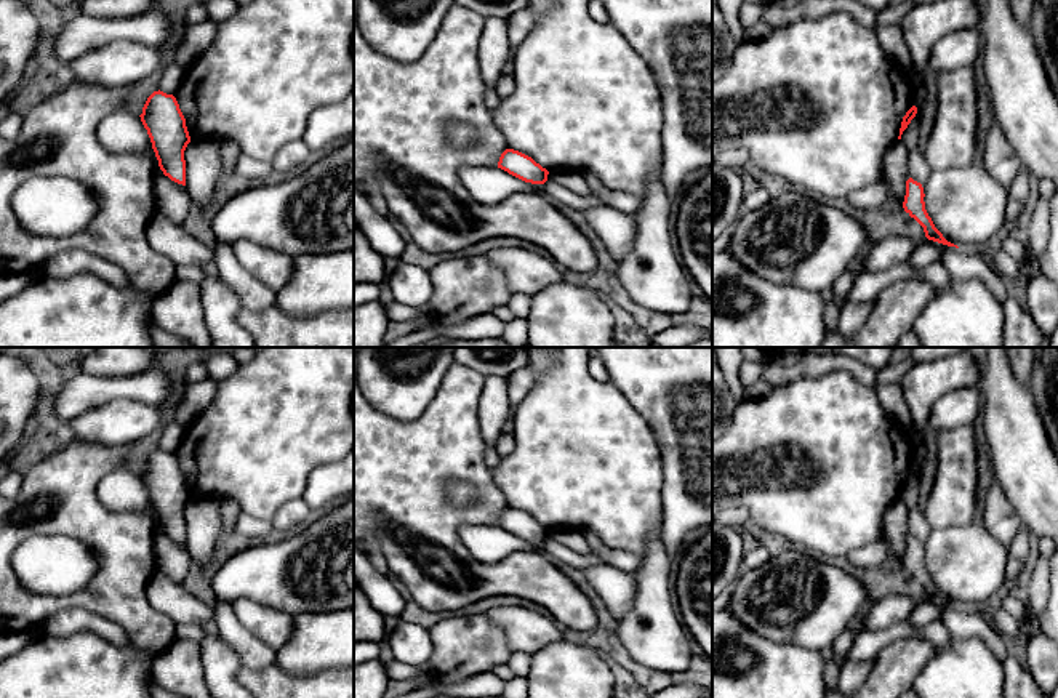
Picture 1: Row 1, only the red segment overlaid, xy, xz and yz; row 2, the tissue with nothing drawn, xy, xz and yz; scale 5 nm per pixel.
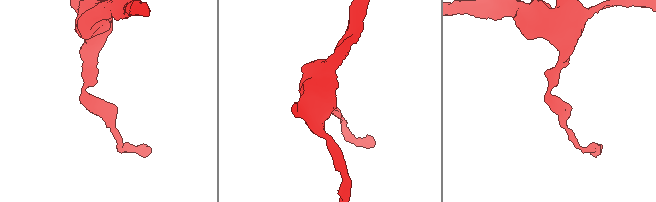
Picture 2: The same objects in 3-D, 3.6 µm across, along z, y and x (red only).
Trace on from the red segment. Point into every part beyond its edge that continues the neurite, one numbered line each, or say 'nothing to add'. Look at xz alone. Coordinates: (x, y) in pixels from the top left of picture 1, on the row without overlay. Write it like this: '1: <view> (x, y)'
nothing to add

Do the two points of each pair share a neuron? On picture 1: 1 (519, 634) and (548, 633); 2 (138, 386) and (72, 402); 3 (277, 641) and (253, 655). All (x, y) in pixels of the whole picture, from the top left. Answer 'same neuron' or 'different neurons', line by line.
1: same neuron
2: same neuron
3: different neurons

